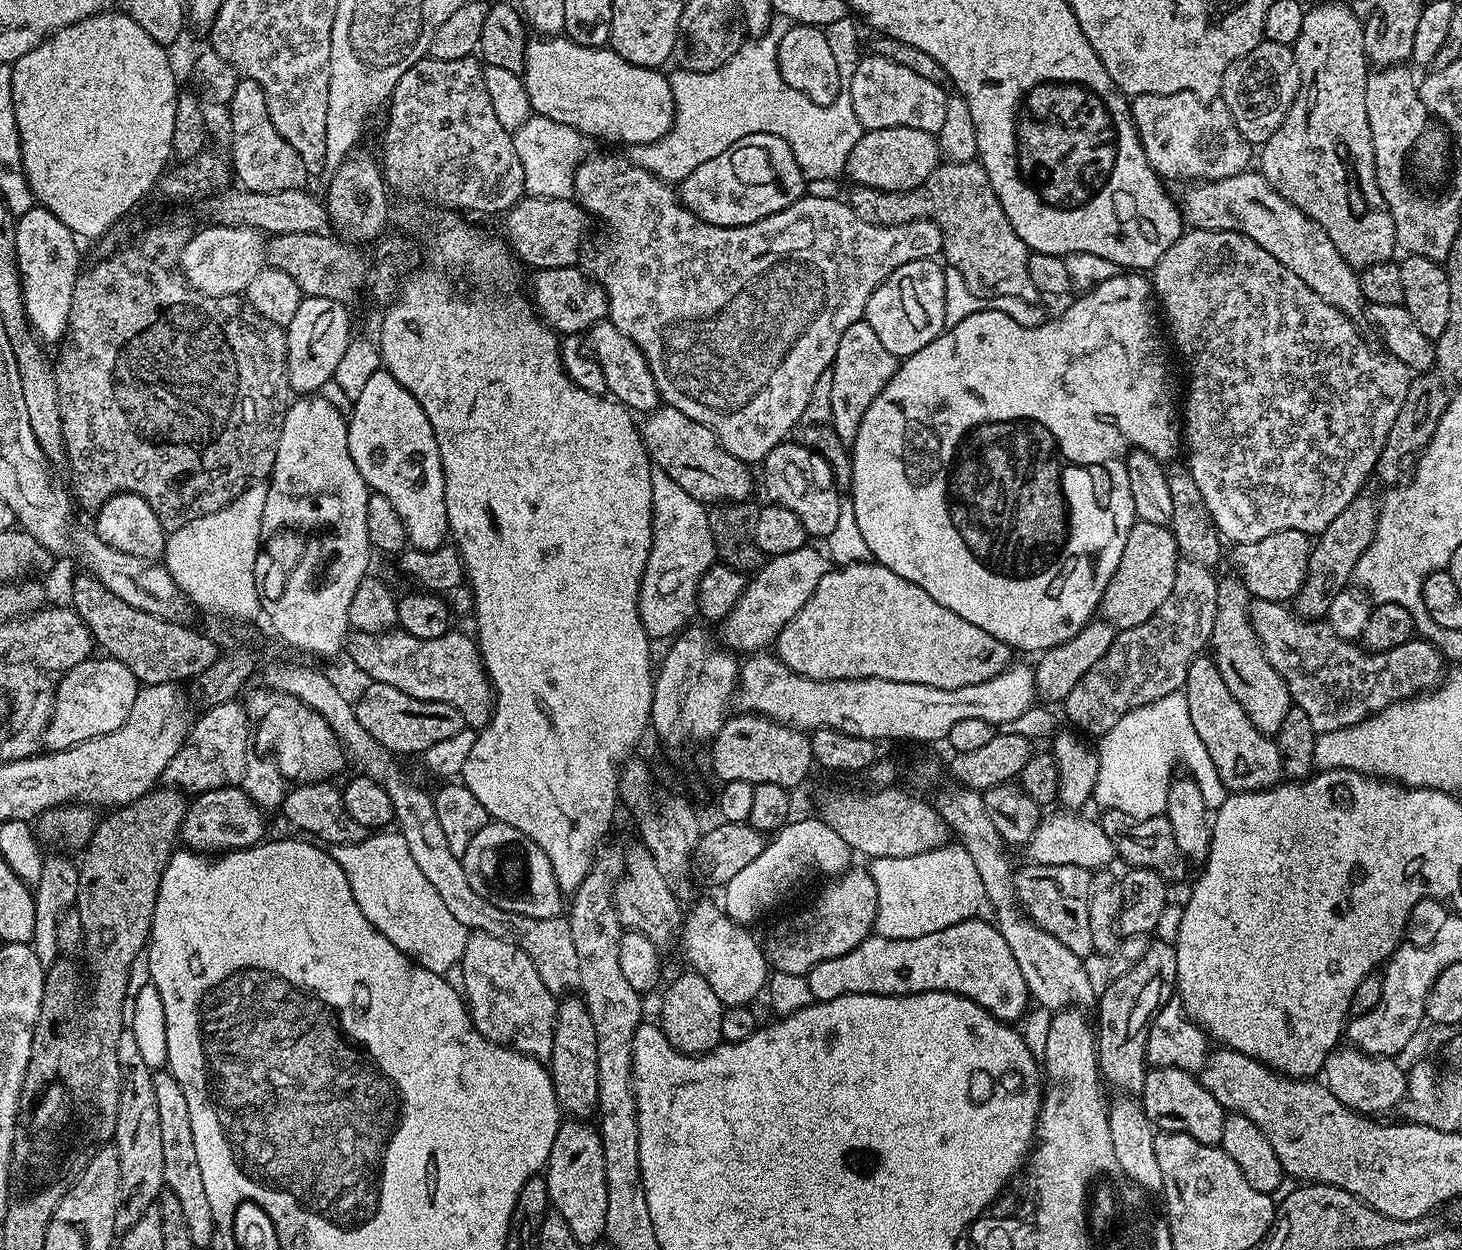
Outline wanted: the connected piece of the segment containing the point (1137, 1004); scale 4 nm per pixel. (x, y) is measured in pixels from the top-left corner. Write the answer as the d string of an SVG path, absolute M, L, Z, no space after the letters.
M1153 939L1148 949L1142 955L1141 961L1135 963L1126 974L1113 979L1105 992L1098 996L1100 1013L1094 1016L1094 1035L1096 1037L1096 1063L1100 1066L1100 1075L1103 1083L1112 1088L1120 1088L1124 1094L1140 1094L1144 1090L1144 1074L1146 1071L1146 1038L1148 1028L1156 1017L1156 1011L1163 1004L1173 999L1176 992L1176 975L1178 974L1178 958L1176 957L1175 943Z

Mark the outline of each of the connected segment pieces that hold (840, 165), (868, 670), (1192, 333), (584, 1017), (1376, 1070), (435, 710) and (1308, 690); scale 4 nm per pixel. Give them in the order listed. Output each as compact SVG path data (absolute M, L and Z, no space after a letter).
M773 15L768 31L763 36L745 39L745 44L739 45L738 51L724 65L713 72L686 72L676 70L667 77L673 92L675 116L672 128L663 137L652 144L638 144L631 149L630 159L640 168L647 168L658 179L668 182L679 182L702 162L710 162L710 158L718 158L722 150L726 150L734 142L746 138L750 134L769 132L782 138L790 146L798 166L804 171L805 177L812 180L832 180L843 173L848 167L850 150L858 142L862 129L854 114L852 100L841 94L830 105L816 105L804 93L791 89L783 81L779 73L779 62L776 55L779 52L779 42L790 27L785 17Z
M875 562L836 566L827 572L806 606L776 635L774 652L791 672L811 680L878 678L946 690L986 682L1009 667L1014 656L1013 649L994 638L994 634L986 634L986 630L974 626L974 622L958 618L954 610L946 610L946 606L934 602L922 586L906 582L906 578L894 574L894 570Z
M1205 228L1185 231L1156 263L1154 292L1171 343L1174 348L1176 343L1188 367L1188 397L1182 400L1182 440L1186 448L1188 444L1186 470L1194 478L1194 486L1198 486L1198 494L1202 494L1202 502L1216 531L1225 541L1232 540L1233 545L1258 542L1258 538L1268 538L1270 534L1278 534L1278 530L1302 530L1309 534L1324 532L1326 526L1330 526L1330 522L1334 522L1334 518L1338 518L1338 514L1342 514L1342 510L1346 510L1346 506L1350 506L1350 502L1365 491L1364 483L1368 475L1377 471L1390 426L1394 426L1394 418L1398 418L1398 410L1402 410L1402 402L1406 402L1406 390L1412 384L1413 373L1402 362L1398 362L1398 358L1383 351L1375 352L1360 337L1360 328L1355 323L1330 302L1314 294L1314 290L1310 290L1310 286L1306 286L1306 282L1302 282L1294 270L1282 266L1274 254L1241 232Z
M568 994L556 1005L556 1033L554 1034L554 1050L552 1057L546 1061L552 1077L554 1094L561 1109L572 1118L588 1118L597 1111L598 1098L598 1038L594 1034L594 1022L590 1022L590 1010L583 999L576 994Z
M1337 1046L1328 1053L1322 1069L1322 1083L1353 1112L1376 1114L1388 1112L1391 1108L1399 1109L1405 1096L1408 1095L1408 1078L1405 1069L1396 1065L1392 1058L1370 1056L1355 1046Z
M375 682L355 701L354 707L358 722L389 753L416 752L423 754L434 742L442 742L442 738L450 738L465 728L462 714L454 710L454 706L446 706L446 702L426 702L418 698L410 698L410 694L402 694L402 690L394 690L394 686L386 686Z
M1253 599L1248 606L1248 617L1270 666L1274 666L1274 670L1278 670L1286 682L1293 705L1306 710L1306 718L1310 718L1310 726L1318 734L1361 724L1397 700L1410 700L1419 696L1425 690L1437 687L1446 672L1446 661L1440 651L1419 638L1408 640L1402 646L1394 646L1385 652L1365 651L1359 643L1338 638L1338 634L1334 634L1334 630L1323 619L1301 618L1287 603L1279 600Z

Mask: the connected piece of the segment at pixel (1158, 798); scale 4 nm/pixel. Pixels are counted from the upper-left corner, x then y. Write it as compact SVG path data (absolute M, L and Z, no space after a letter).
M1183 691L1158 698L1147 707L1130 710L1120 720L1120 760L1128 760L1128 810L1125 817L1148 820L1151 816L1164 815L1166 794L1172 785L1172 767L1181 760L1189 768L1191 779L1202 790L1202 798L1210 806L1224 801L1226 789L1202 746L1202 738L1196 736L1194 722L1190 722L1190 710L1186 706Z

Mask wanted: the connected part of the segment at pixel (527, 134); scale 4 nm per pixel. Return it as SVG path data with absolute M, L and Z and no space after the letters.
M533 114L513 135L515 152L523 164L525 191L539 198L568 198L573 195L572 177L585 155L585 137L555 117Z

